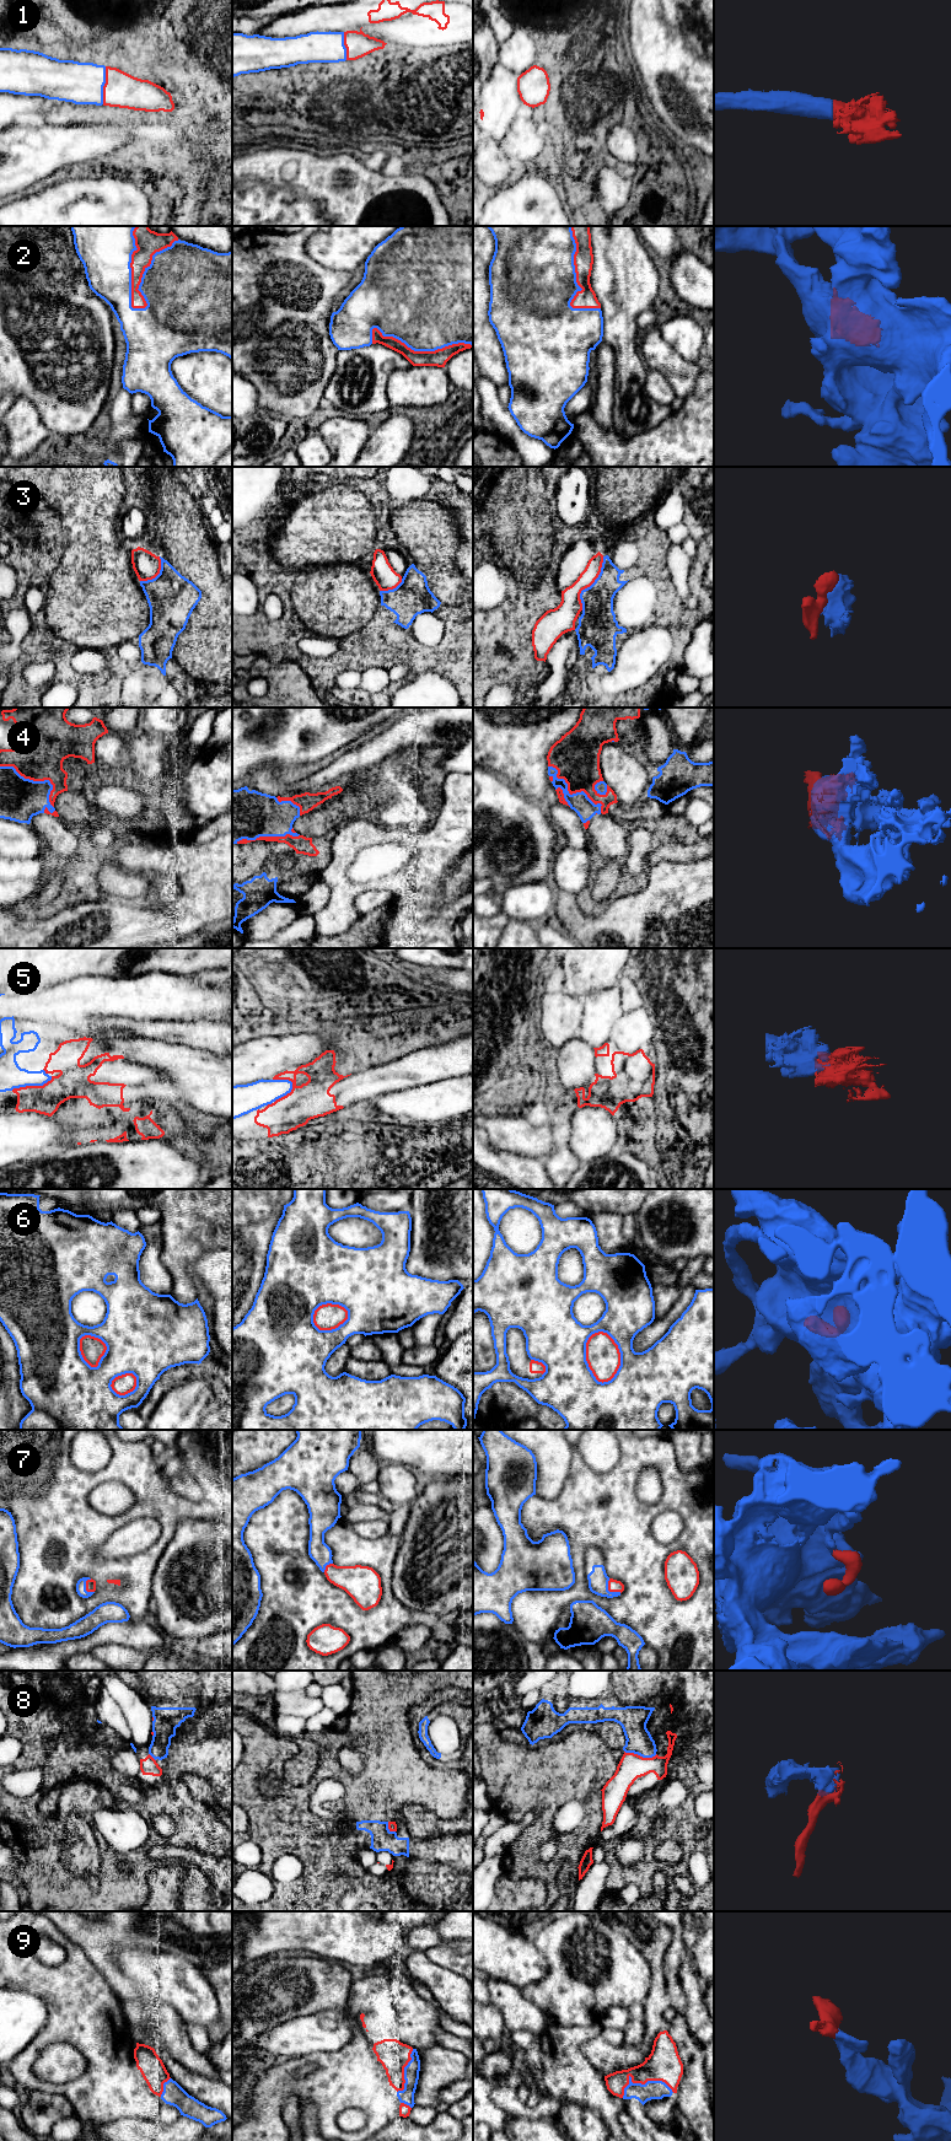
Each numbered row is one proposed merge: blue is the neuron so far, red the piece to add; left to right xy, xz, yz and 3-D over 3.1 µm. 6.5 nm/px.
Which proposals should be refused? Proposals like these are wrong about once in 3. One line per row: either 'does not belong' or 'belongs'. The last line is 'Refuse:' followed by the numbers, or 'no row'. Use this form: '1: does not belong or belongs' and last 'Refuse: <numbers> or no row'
1: belongs
2: belongs
3: does not belong
4: belongs
5: belongs
6: does not belong
7: belongs
8: does not belong
9: belongs
Refuse: 3, 6, 8

